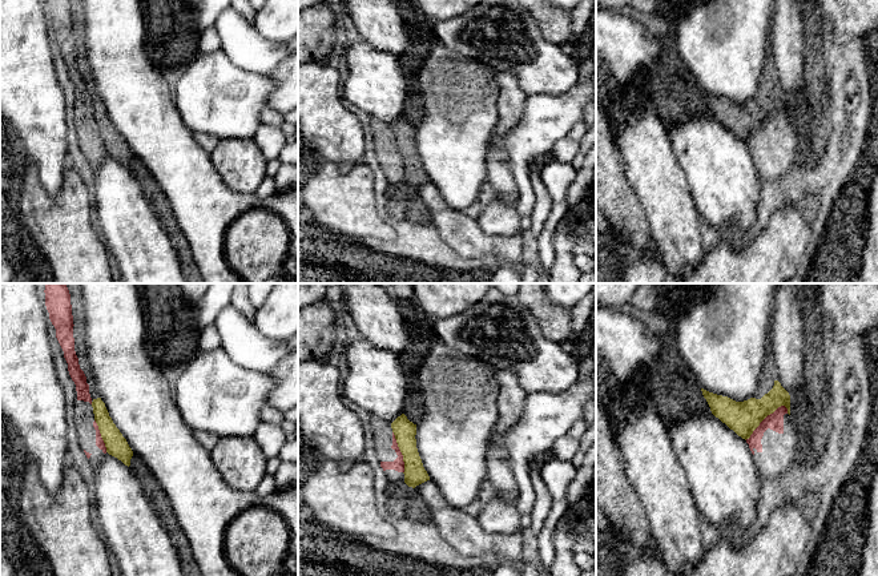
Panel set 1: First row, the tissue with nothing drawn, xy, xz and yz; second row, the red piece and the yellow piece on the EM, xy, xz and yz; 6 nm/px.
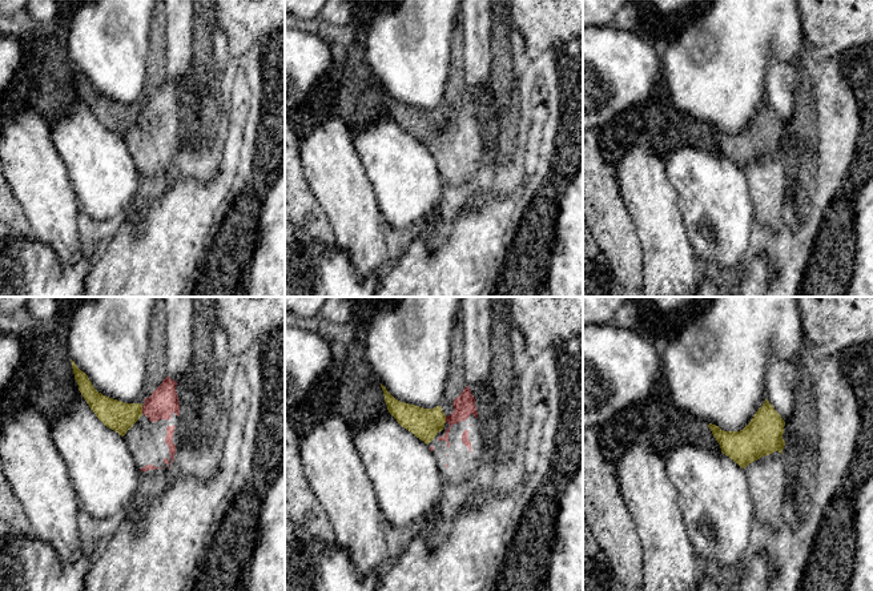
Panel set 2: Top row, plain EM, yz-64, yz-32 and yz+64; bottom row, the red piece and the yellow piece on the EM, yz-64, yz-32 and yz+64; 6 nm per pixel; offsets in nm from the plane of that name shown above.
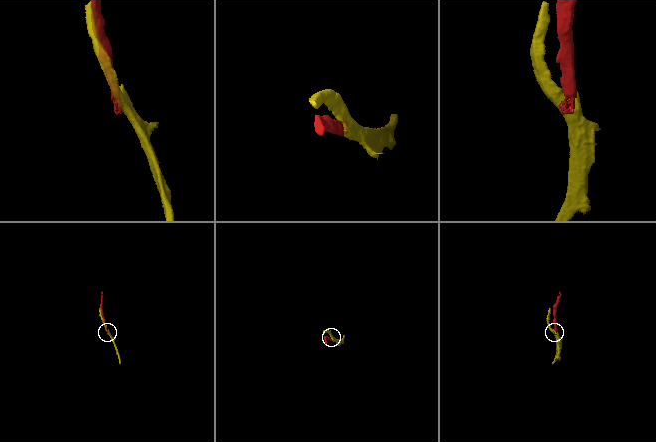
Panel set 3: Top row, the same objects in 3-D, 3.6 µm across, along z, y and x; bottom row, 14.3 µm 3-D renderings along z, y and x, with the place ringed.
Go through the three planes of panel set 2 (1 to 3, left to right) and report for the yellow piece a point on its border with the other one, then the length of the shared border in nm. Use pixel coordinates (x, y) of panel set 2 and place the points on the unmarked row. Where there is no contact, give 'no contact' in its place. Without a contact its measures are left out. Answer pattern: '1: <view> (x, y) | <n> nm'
1: yz-64 (143, 112) | 50 nm
2: yz-32 (446, 121) | 30 nm
3: no contact

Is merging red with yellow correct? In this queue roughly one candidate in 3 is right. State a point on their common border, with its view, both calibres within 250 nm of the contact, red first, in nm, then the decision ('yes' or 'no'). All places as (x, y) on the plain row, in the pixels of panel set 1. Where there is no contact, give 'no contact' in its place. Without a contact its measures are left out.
contact yz (765, 120); calibres 100 and 190 nm; no

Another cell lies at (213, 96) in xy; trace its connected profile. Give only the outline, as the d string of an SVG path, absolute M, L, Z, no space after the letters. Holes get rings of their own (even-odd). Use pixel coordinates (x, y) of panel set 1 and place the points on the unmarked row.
M221 48L197 53L177 77L173 97L193 133L253 140L271 110L277 84L234 65Z

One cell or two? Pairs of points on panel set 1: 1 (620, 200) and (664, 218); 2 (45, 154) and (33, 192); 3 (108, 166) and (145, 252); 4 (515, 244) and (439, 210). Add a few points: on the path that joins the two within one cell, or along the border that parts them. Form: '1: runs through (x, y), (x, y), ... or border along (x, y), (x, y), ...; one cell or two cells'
1: border along (627, 181), (641, 206), (652, 238); two cells
2: border along (28, 161), (36, 168), (43, 188), (56, 197); two cells
3: runs through (116, 188), (131, 230); one cell
4: runs through (496, 244), (475, 244), (458, 229); one cell

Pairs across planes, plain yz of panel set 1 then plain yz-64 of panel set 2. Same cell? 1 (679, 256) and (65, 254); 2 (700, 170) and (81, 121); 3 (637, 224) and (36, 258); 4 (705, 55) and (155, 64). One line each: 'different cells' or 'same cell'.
1: same cell
2: same cell
3: different cells
4: different cells

